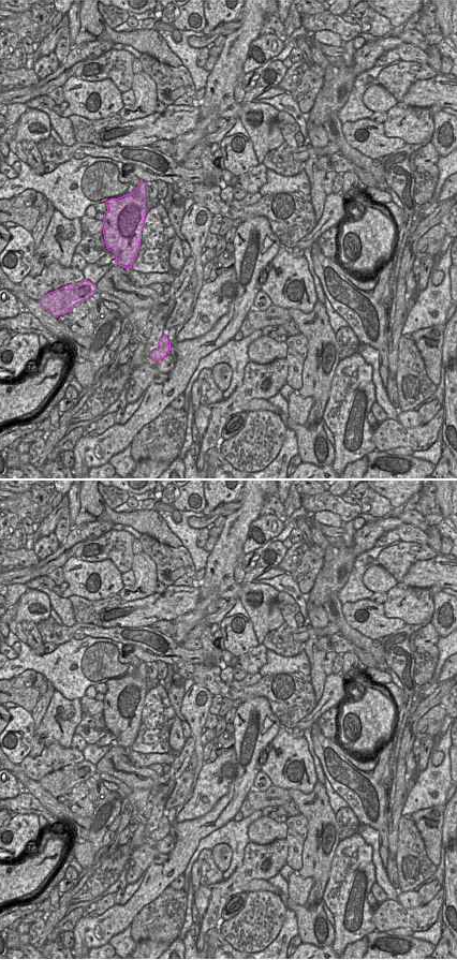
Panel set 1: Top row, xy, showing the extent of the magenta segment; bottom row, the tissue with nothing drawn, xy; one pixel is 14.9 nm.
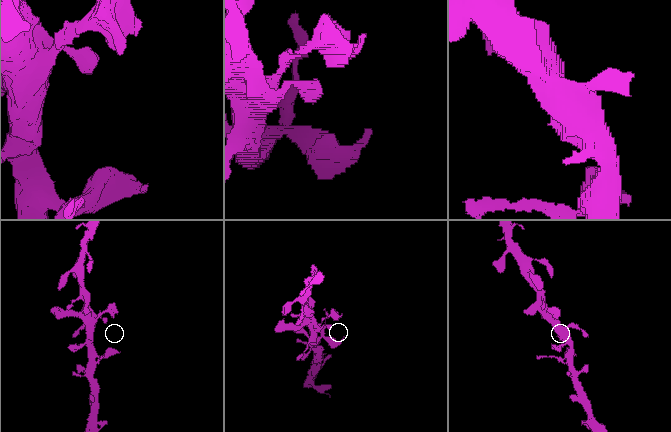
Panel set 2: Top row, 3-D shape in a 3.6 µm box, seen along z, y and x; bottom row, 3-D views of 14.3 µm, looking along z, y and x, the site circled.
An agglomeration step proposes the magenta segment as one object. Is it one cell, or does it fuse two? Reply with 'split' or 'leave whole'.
leave whole

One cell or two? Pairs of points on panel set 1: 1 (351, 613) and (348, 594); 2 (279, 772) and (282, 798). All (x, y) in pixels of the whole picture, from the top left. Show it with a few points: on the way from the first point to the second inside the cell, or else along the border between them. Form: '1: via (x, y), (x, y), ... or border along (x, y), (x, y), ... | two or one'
1: border along (368, 597), (342, 604) | two
2: border along (273, 784), (288, 789) | two

